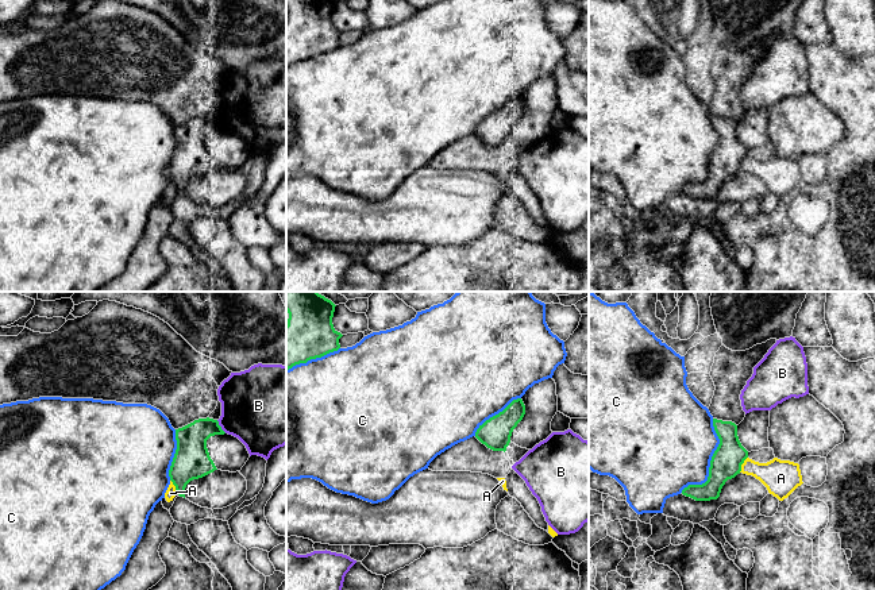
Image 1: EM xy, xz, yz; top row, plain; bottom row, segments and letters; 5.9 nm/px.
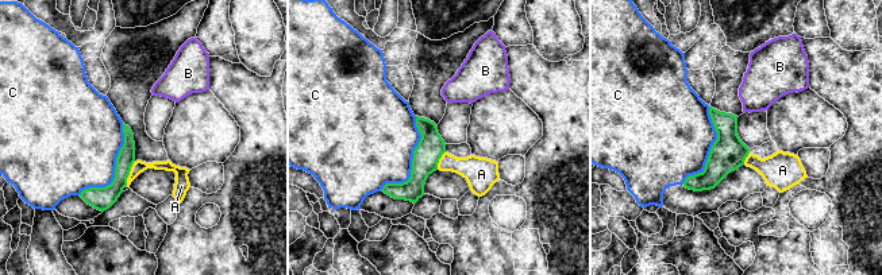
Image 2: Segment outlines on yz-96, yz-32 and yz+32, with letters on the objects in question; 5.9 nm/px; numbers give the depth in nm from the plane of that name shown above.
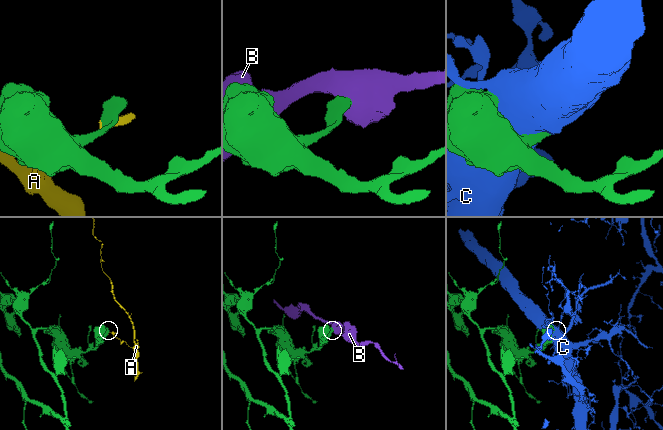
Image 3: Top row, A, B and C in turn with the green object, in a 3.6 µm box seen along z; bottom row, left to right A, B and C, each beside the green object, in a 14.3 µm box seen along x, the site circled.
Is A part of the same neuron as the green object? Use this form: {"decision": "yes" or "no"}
{"decision": "no"}

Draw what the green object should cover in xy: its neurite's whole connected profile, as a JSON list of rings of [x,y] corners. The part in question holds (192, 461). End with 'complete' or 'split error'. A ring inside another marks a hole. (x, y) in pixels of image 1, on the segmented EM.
[[[198,419],[176,429],[177,450],[169,470],[169,477],[180,497],[185,498],[185,487],[216,468],[207,448],[207,440],[226,432],[213,419]]] | complete

